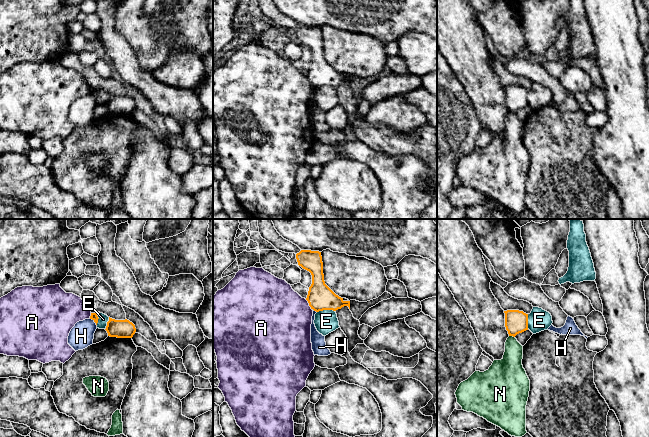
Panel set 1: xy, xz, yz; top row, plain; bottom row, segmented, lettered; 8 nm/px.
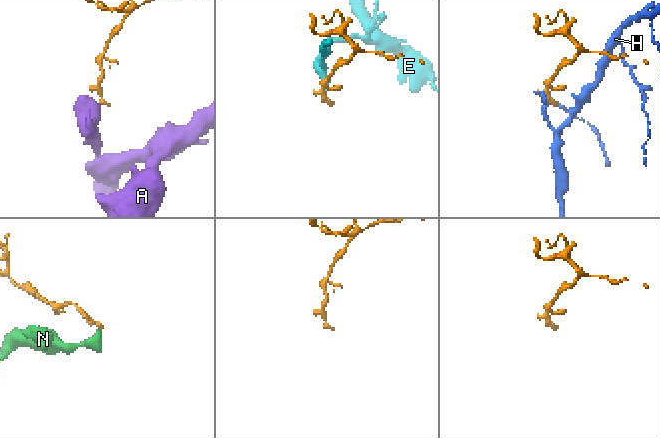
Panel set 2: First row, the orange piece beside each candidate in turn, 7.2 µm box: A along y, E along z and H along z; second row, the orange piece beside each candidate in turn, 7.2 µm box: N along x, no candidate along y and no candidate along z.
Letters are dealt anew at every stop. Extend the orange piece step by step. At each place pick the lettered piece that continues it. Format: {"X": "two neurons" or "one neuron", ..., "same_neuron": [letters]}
{"A": "two neurons", "E": "two neurons", "H": "two neurons", "N": "two neurons", "same_neuron": []}

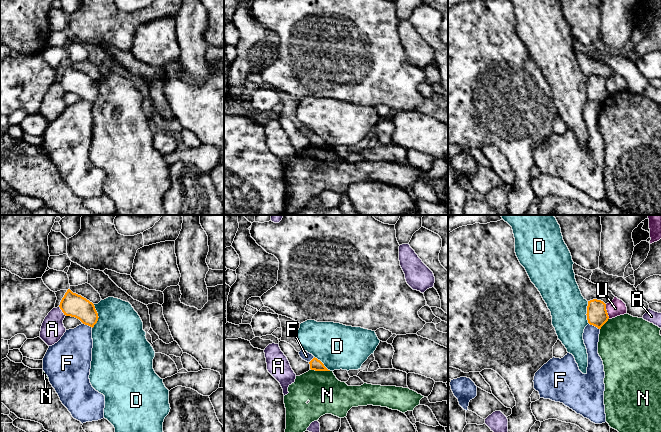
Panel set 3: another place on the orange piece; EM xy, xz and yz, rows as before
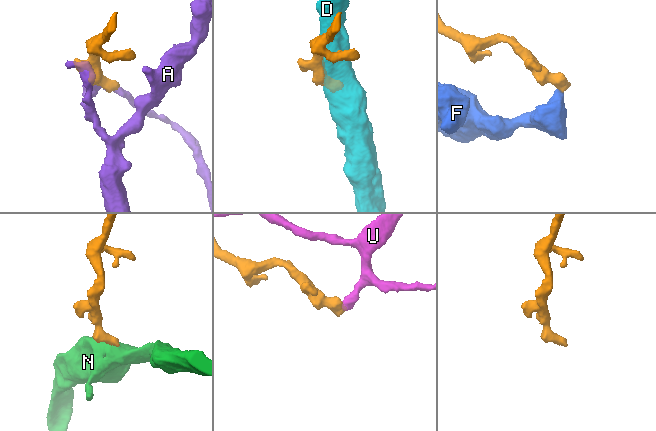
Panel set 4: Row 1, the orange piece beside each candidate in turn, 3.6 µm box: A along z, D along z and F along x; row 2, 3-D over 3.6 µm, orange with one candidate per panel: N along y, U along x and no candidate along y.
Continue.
{"A": "two neurons", "D": "two neurons", "F": "two neurons", "N": "two neurons", "U": "two neurons", "same_neuron": []}

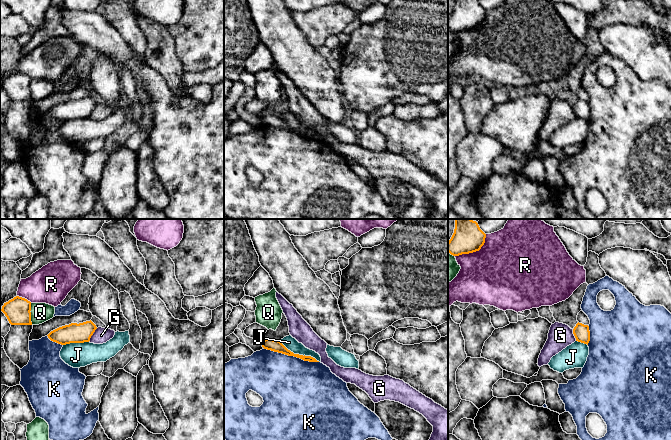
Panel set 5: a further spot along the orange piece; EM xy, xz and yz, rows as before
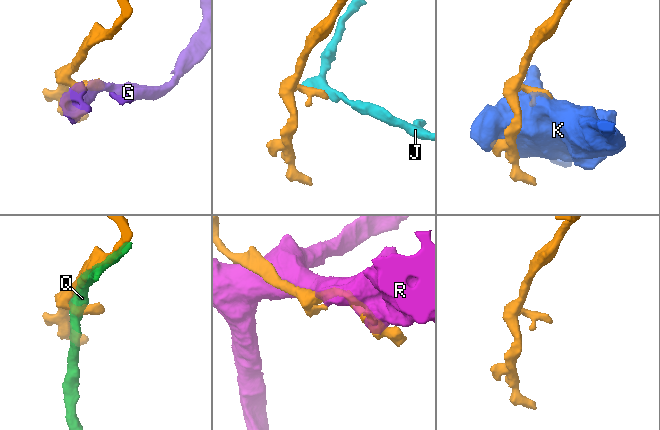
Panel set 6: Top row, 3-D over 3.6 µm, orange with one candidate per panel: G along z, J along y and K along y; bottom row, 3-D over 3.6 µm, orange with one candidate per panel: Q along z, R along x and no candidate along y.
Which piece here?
{"G": "two neurons", "J": "two neurons", "K": "two neurons", "Q": "two neurons", "R": "two neurons", "same_neuron": []}

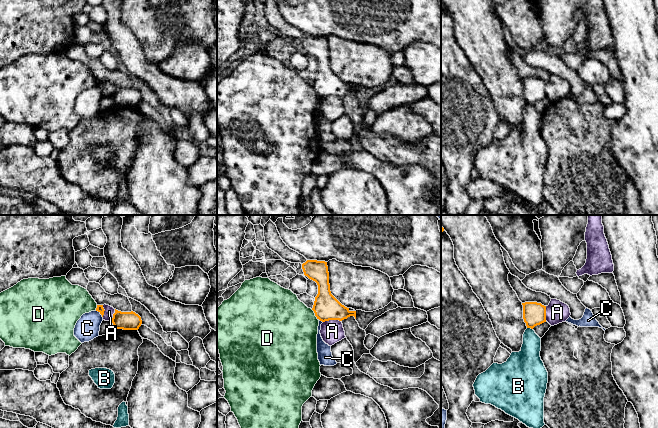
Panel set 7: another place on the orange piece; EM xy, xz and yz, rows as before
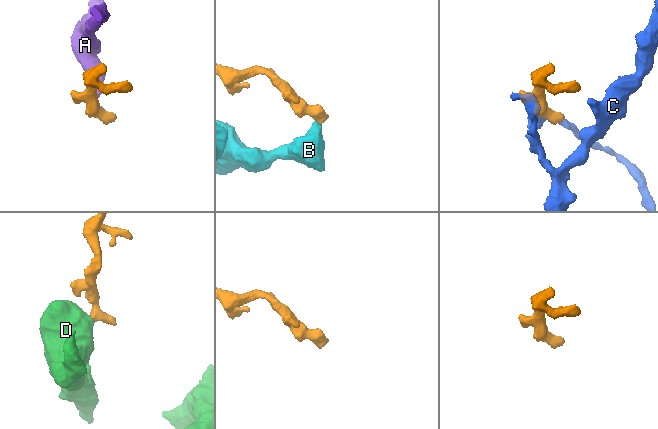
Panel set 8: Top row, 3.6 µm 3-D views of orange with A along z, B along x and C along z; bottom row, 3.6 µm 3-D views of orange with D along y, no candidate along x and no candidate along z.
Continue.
{"A": "two neurons", "B": "two neurons", "C": "two neurons", "D": "two neurons", "same_neuron": []}

